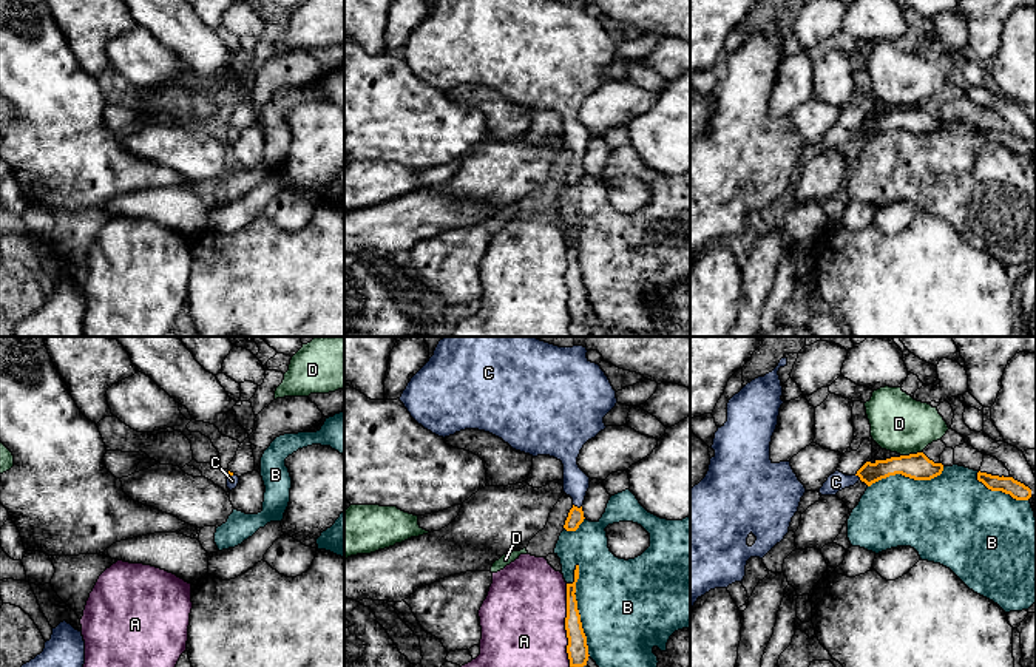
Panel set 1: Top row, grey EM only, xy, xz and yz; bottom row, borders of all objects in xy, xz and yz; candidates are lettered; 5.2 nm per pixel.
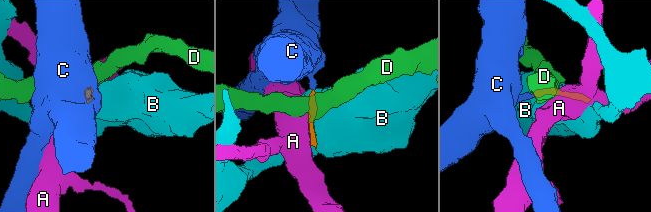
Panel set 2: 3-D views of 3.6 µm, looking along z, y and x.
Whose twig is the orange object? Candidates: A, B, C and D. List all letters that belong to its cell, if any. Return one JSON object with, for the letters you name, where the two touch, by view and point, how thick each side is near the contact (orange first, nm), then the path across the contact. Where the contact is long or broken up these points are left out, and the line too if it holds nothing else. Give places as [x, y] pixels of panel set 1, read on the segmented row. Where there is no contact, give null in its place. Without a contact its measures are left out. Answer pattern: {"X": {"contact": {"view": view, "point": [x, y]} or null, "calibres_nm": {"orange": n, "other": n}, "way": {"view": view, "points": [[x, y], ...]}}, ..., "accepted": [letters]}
{"C": {"contact": {"view": "xz", "point": [576, 507]}, "calibres_nm": {"orange": 80, "other": 140}, "way": {"view": "xz", "points": [[575, 518], [576, 507], [576, 484]]}}, "accepted": ["C"]}

